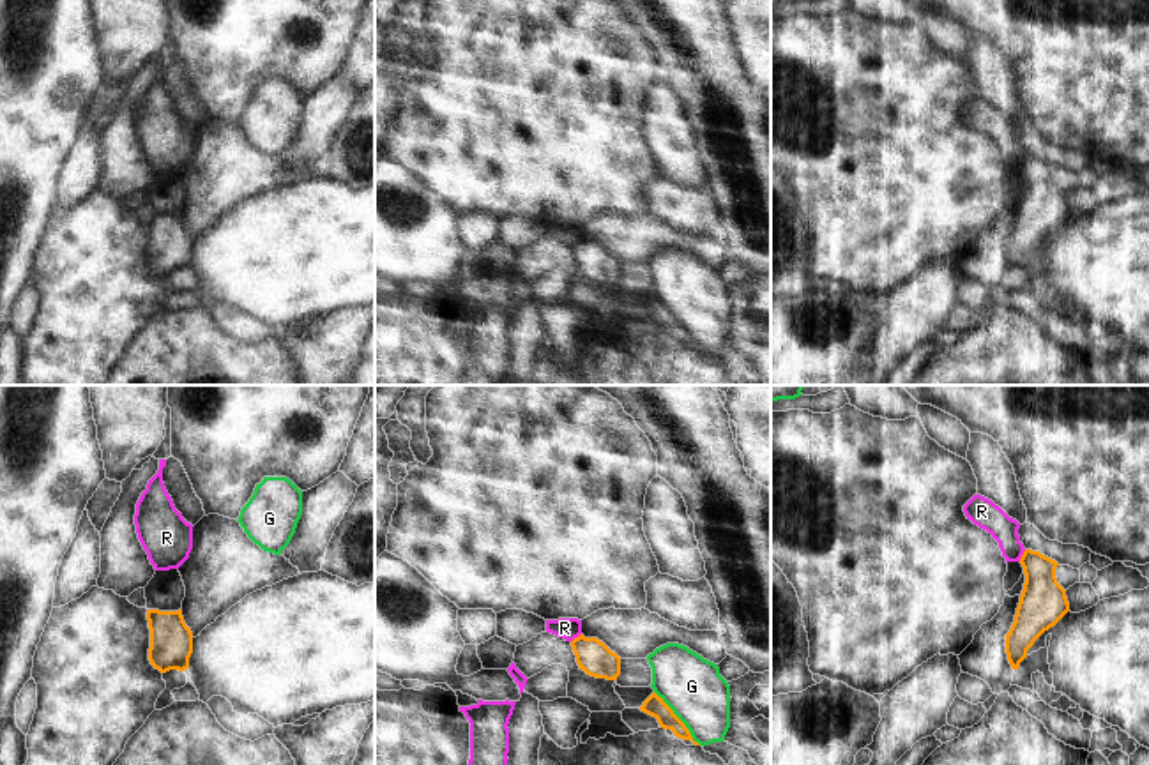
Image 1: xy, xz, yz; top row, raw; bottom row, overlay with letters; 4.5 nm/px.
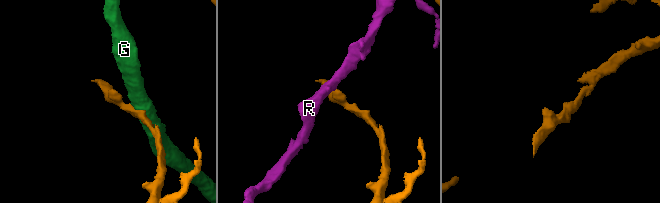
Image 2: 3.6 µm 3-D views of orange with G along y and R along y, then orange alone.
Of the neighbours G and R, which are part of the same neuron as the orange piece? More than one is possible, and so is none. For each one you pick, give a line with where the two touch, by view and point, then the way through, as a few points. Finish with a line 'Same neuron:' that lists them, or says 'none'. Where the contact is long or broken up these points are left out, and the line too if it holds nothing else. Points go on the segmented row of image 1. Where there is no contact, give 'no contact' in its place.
Same neuron: none

